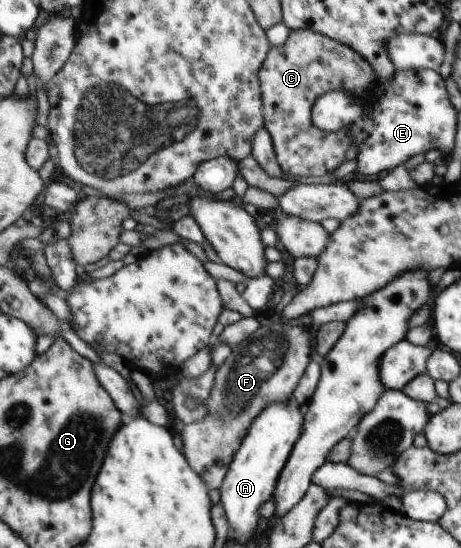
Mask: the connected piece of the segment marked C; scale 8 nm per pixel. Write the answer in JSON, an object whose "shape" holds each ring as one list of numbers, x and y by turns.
{"shape":[[311,29,291,30,282,47,271,47,259,71,263,126,272,138,276,159,284,174,320,177,344,161,352,144,350,133,344,129,336,133,318,129,312,121,314,102,334,89,346,89,346,93,362,97,377,79,376,72,362,55]]}

